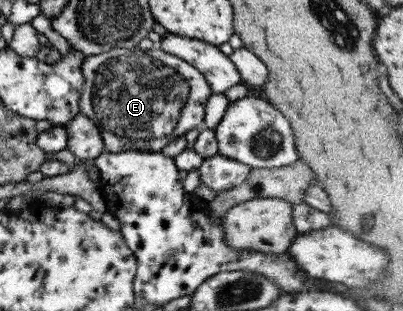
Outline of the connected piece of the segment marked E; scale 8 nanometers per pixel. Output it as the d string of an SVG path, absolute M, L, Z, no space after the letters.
M138 47L130 49L112 49L94 56L87 56L84 57L82 63L80 63L80 72L82 72L82 78L84 78L84 84L82 85L80 96L78 97L79 112L86 115L96 125L101 135L104 153L118 153L123 151L150 153L159 148L164 149L168 142L183 136L188 130L202 127L202 122L204 120L204 103L206 103L206 99L208 99L212 93L208 83L206 83L202 73L198 72L191 64L176 58L176 56L168 54L168 52L162 52L162 50L157 47L149 50L140 50Z

